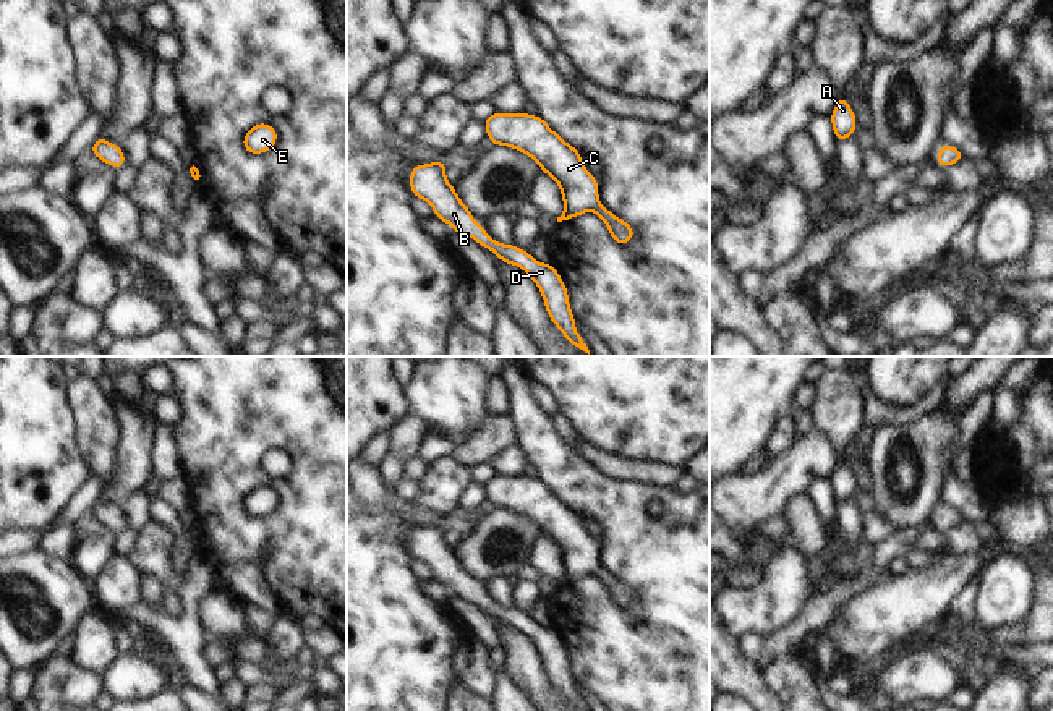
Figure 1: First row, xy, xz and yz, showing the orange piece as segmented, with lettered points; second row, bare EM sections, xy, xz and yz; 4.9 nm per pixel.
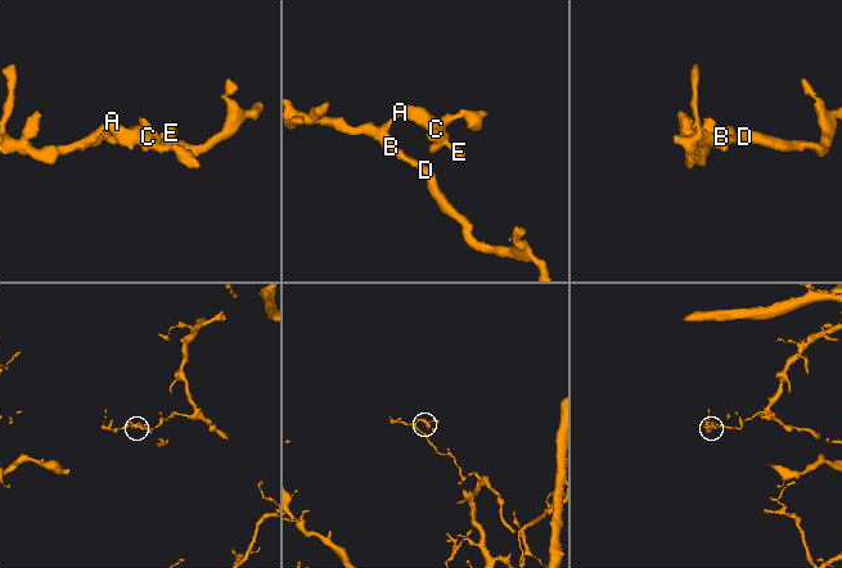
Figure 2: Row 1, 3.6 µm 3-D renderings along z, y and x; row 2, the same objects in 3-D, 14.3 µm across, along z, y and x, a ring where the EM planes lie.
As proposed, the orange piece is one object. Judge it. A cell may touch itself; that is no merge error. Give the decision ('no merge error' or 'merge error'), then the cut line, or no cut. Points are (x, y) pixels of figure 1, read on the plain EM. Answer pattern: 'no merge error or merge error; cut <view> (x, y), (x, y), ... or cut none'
no merge error; cut none

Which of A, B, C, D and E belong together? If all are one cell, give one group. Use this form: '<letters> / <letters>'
A B C D E

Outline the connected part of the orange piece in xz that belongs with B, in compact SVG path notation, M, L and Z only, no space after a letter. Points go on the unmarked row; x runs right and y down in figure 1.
M442 523L415 528L408 539L413 559L428 564L433 568L434 580L449 586L455 596L471 599L501 624L525 633L539 651L548 679L565 703L577 711L588 711L575 692L567 649L554 628L538 625L515 607L502 607L492 602L483 586L475 585L470 572L457 559L454 547L446 541L446 533L447 528Z

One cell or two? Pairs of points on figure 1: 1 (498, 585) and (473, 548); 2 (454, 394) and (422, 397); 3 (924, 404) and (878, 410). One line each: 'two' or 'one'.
1: two
2: one
3: one

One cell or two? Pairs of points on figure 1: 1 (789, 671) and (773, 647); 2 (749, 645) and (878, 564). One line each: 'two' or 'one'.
1: two
2: one

